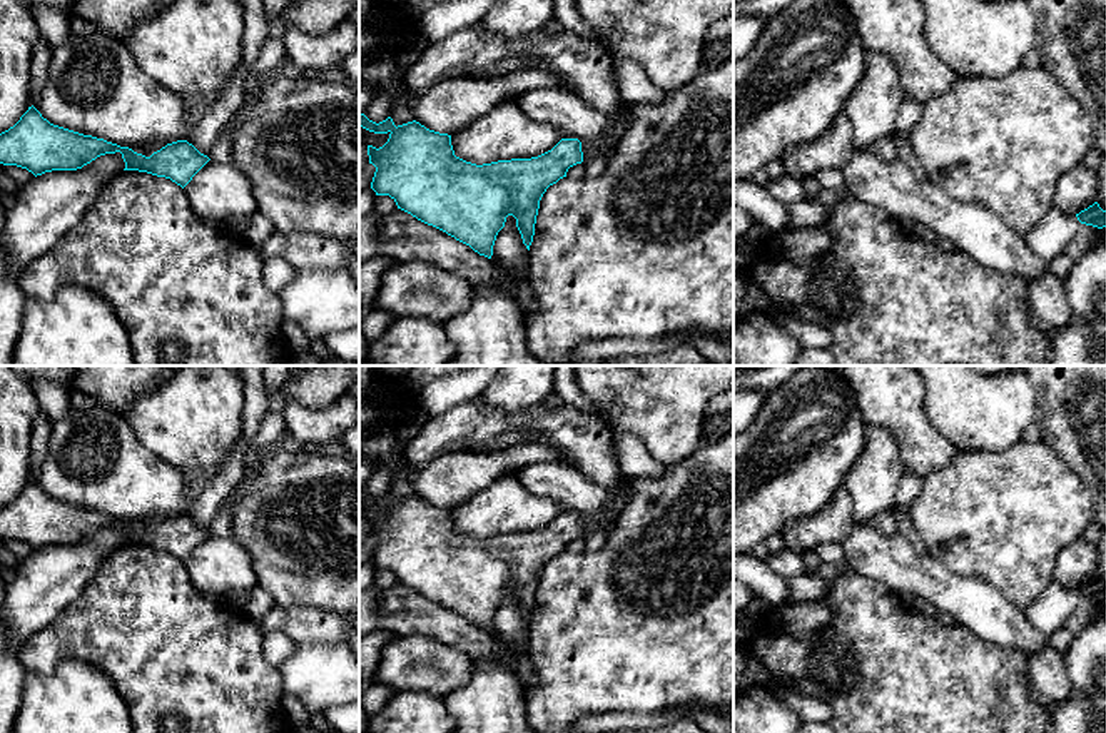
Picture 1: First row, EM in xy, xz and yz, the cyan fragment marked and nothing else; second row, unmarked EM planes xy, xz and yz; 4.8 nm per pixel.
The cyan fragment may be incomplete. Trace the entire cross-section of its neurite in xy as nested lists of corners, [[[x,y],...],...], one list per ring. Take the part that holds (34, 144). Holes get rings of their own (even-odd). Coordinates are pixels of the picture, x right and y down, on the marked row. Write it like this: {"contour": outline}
{"contour": [[[33,105],[0,134],[0,164],[27,169],[35,177],[52,170],[77,170],[115,152],[122,154],[124,170],[165,177],[182,189],[211,160],[187,140],[167,144],[145,157],[129,147],[53,125]]]}

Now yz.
{"contour": [[[1098,202],[1076,214],[1076,217],[1081,224],[1093,225],[1098,229],[1106,227],[1106,210],[1103,210]]]}

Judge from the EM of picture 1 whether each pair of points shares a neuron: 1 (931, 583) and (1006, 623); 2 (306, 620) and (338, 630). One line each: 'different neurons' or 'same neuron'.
1: same neuron
2: same neuron

